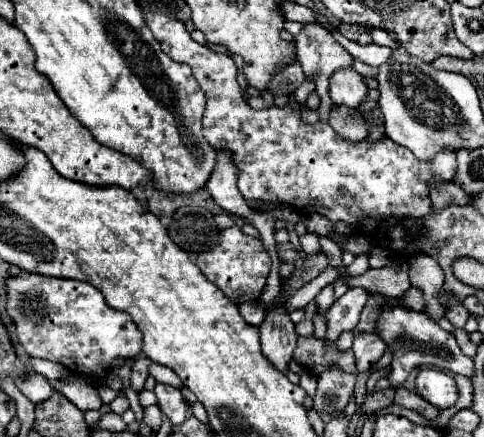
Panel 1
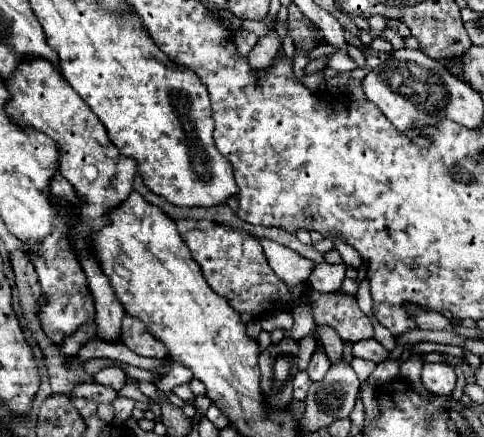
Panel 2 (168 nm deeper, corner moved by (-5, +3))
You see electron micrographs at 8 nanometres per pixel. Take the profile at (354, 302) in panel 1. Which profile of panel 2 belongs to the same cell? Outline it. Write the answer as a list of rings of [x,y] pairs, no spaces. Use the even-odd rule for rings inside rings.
[[[317,350],[309,362],[309,368],[307,368],[307,374],[311,378],[311,382],[317,382],[321,378],[325,378],[329,370],[329,360],[327,360],[327,354],[323,350]]]

